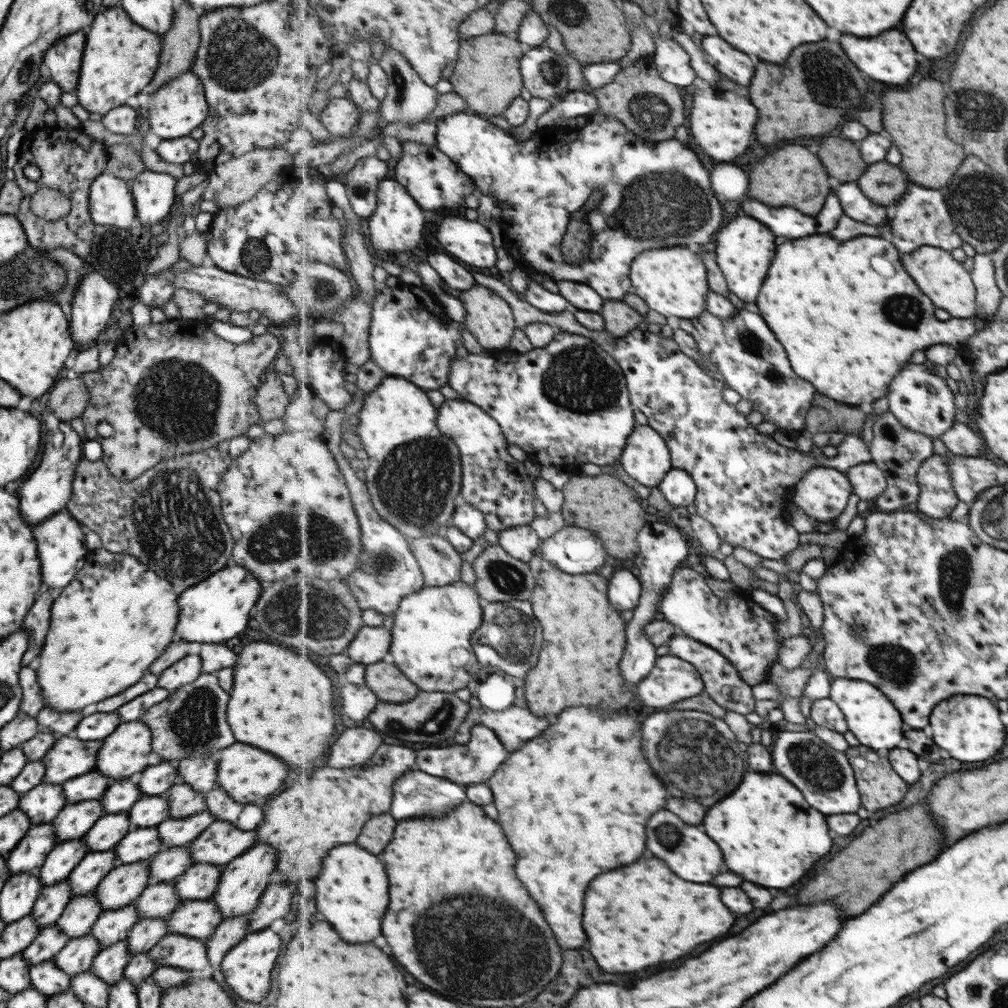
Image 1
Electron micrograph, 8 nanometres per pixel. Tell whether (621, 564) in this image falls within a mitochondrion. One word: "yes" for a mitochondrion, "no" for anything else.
no

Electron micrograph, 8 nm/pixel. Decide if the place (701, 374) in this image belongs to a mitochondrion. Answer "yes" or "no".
no

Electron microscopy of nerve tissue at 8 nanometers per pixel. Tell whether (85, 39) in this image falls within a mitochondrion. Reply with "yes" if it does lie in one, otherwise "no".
no

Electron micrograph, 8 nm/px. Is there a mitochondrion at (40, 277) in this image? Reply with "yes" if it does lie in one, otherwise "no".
yes

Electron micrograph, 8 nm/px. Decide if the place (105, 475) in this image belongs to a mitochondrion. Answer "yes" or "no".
no

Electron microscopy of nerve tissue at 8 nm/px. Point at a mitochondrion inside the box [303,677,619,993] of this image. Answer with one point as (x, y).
(524, 949)

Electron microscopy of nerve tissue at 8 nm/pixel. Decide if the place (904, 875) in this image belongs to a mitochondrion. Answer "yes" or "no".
no

